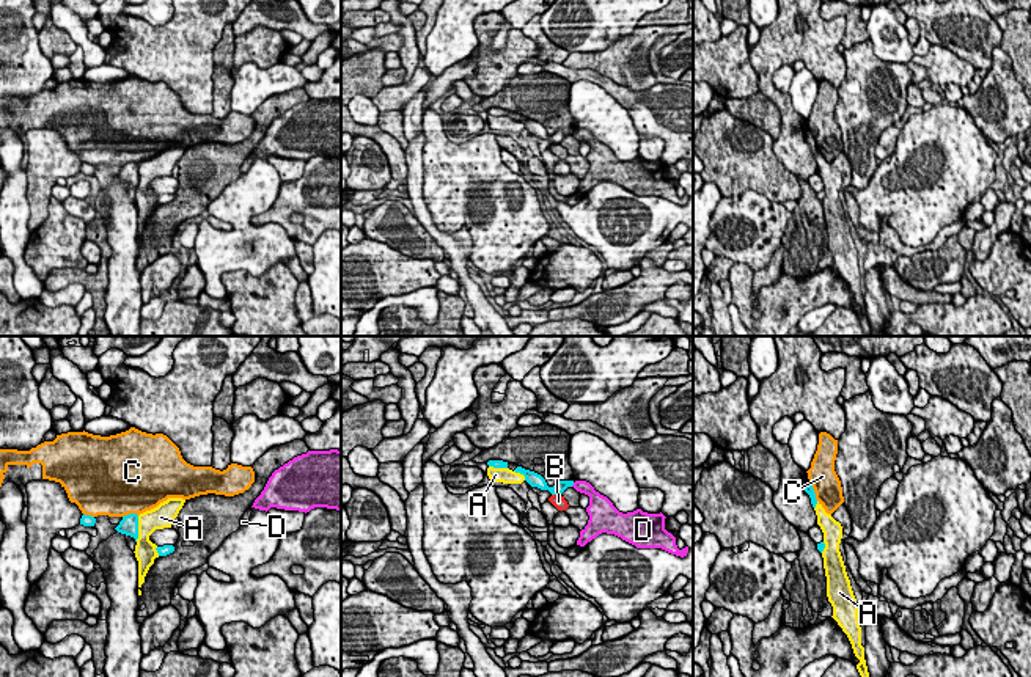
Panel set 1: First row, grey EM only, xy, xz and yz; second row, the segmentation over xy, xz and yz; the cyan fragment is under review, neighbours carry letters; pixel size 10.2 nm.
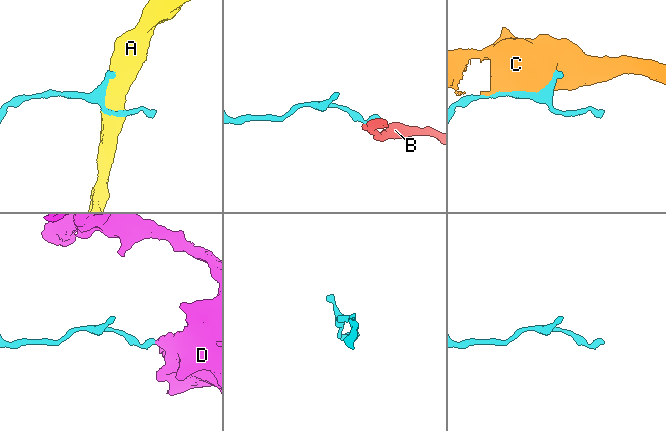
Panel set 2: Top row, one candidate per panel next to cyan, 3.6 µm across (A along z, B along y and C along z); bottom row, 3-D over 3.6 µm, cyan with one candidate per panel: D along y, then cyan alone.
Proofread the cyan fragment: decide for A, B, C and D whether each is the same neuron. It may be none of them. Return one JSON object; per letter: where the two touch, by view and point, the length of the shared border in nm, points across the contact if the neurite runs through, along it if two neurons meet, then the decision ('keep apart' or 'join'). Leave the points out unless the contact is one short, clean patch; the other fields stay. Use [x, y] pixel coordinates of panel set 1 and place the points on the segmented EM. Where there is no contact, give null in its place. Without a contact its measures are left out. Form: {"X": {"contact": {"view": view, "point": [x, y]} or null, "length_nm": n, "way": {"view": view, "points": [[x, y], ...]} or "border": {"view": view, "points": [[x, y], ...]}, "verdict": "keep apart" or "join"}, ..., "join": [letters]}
{"A": {"contact": {"view": "xy", "point": [137, 528]}, "length_nm": 280, "verdict": "keep apart"}, "B": {"contact": {"view": "xz", "point": [557, 494]}, "length_nm": 100, "border": {"view": "xz", "points": [[552, 494], [560, 495]]}, "verdict": "keep apart"}, "C": {"contact": {"view": "yz", "point": [813, 492]}, "length_nm": 220, "verdict": "keep apart"}, "D": {"contact": {"view": "xz", "point": [572, 484]}, "length_nm": 60, "border": {"view": "xz", "points": [[574, 483], [571, 486]]}, "verdict": "keep apart"}, "join": []}

